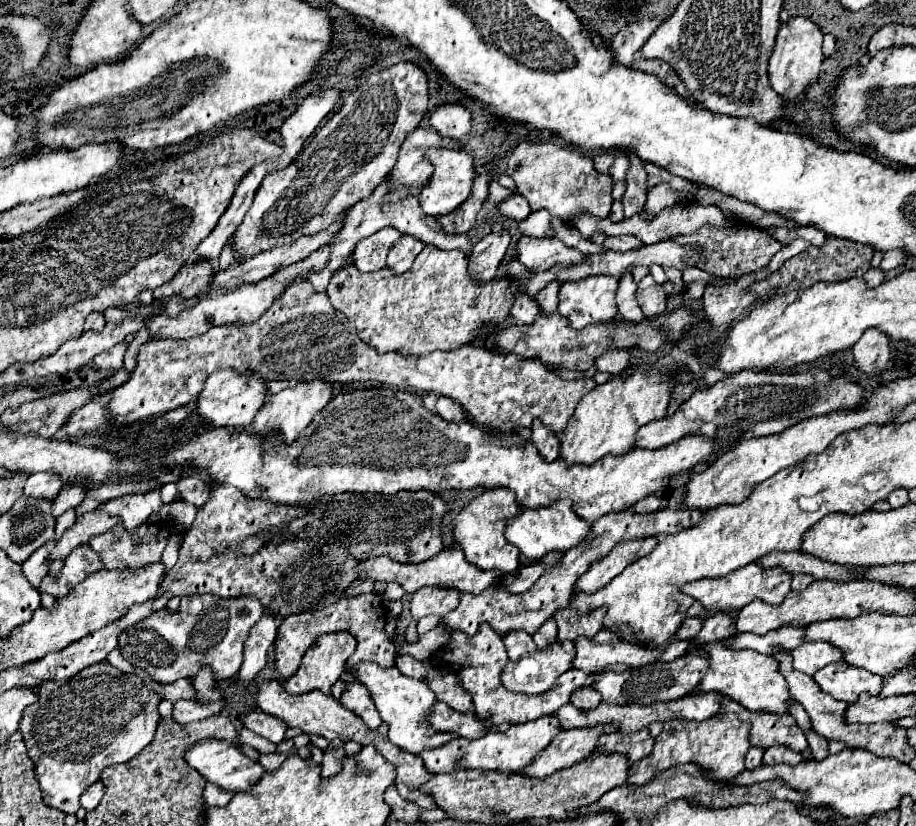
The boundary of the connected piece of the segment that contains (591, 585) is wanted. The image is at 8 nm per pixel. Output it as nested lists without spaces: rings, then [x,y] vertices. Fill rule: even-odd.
[[[656,537],[632,539],[620,542],[614,551],[606,553],[598,561],[592,563],[586,573],[578,577],[578,583],[574,585],[574,591],[586,591],[588,595],[608,585],[620,571],[641,557],[648,555],[658,544]]]

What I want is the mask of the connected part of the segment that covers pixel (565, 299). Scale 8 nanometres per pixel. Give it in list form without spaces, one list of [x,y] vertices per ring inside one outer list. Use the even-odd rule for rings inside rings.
[[[596,275],[596,277],[582,279],[582,281],[566,281],[566,283],[562,283],[562,289],[560,289],[558,313],[568,317],[570,325],[574,329],[582,329],[590,323],[610,321],[618,315],[618,307],[614,301],[618,283],[620,283],[620,277],[610,277],[610,275]]]

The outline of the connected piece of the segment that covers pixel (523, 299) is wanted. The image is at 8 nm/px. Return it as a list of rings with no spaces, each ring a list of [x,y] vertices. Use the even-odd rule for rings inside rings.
[[[520,295],[520,299],[514,301],[514,309],[510,311],[516,325],[532,325],[538,315],[542,315],[538,303],[534,303],[532,297]]]

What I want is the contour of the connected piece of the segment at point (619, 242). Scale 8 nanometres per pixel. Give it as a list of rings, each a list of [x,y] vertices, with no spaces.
[[[618,235],[618,237],[606,237],[606,241],[602,243],[604,249],[612,249],[612,251],[630,251],[630,249],[638,249],[642,247],[642,241],[634,235]]]

